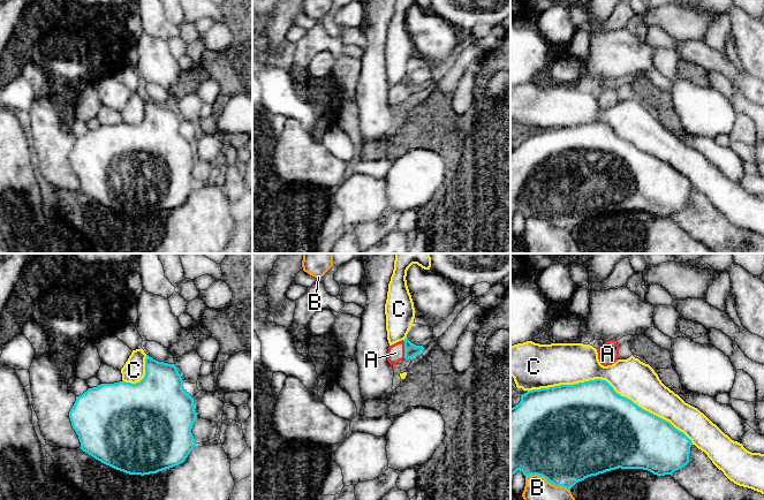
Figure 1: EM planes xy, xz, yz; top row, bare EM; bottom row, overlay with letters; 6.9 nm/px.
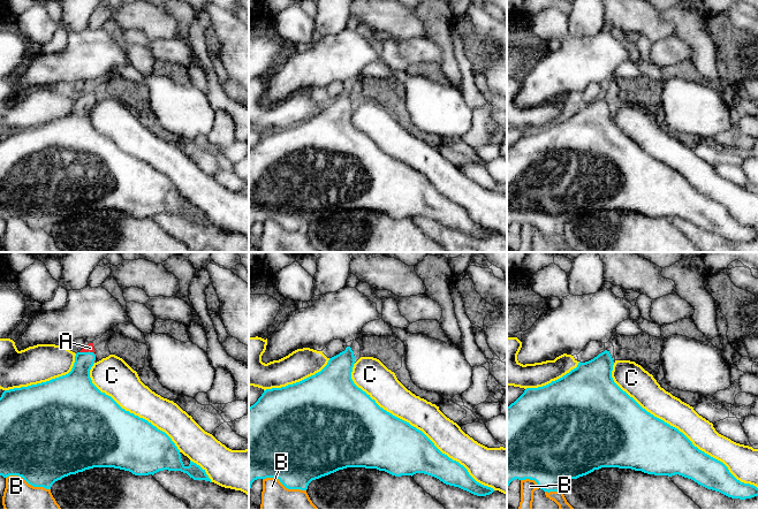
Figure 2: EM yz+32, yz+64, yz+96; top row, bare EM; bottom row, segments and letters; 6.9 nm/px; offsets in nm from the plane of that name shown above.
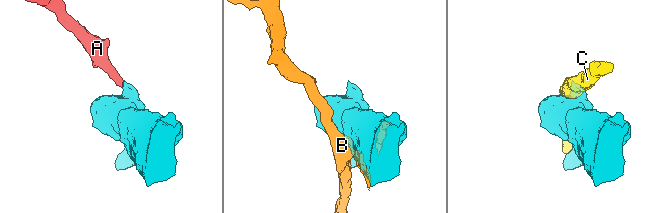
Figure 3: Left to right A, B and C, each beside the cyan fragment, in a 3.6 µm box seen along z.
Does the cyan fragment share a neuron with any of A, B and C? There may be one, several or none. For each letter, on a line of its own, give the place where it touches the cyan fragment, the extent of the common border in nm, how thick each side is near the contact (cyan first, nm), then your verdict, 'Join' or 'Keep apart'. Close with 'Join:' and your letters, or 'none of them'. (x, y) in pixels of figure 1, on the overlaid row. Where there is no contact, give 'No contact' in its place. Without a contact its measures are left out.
A: Touches cyan at xz (405, 349). Shared border 130 nm. Thickness 100 nm (cyan) against 120 nm. Join
B: Touches cyan at yz (547, 479). Shared border 320 nm. Thickness 500 nm (cyan) against 170 nm. Keep apart
C: Touches cyan at yz (611, 386). Shared border 1200 nm. Thickness 480 nm (cyan) against 280 nm. Keep apart
Join: A

